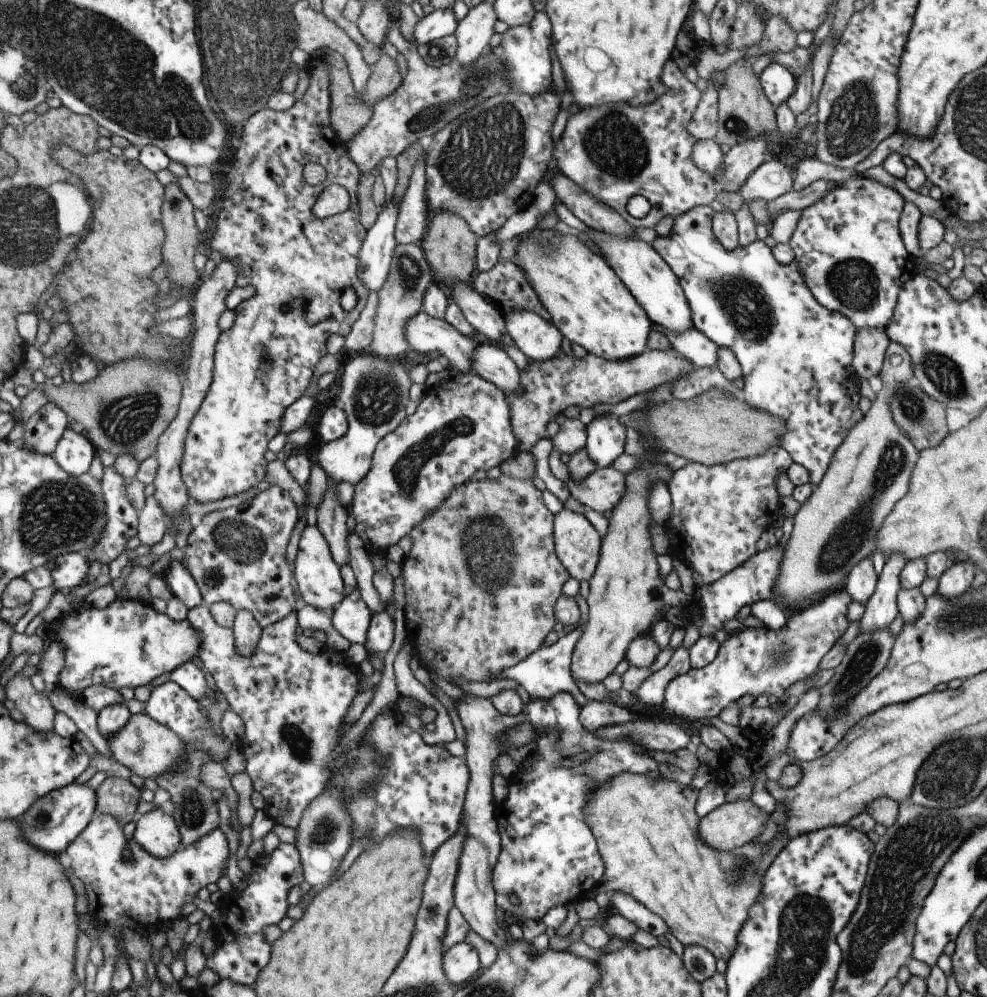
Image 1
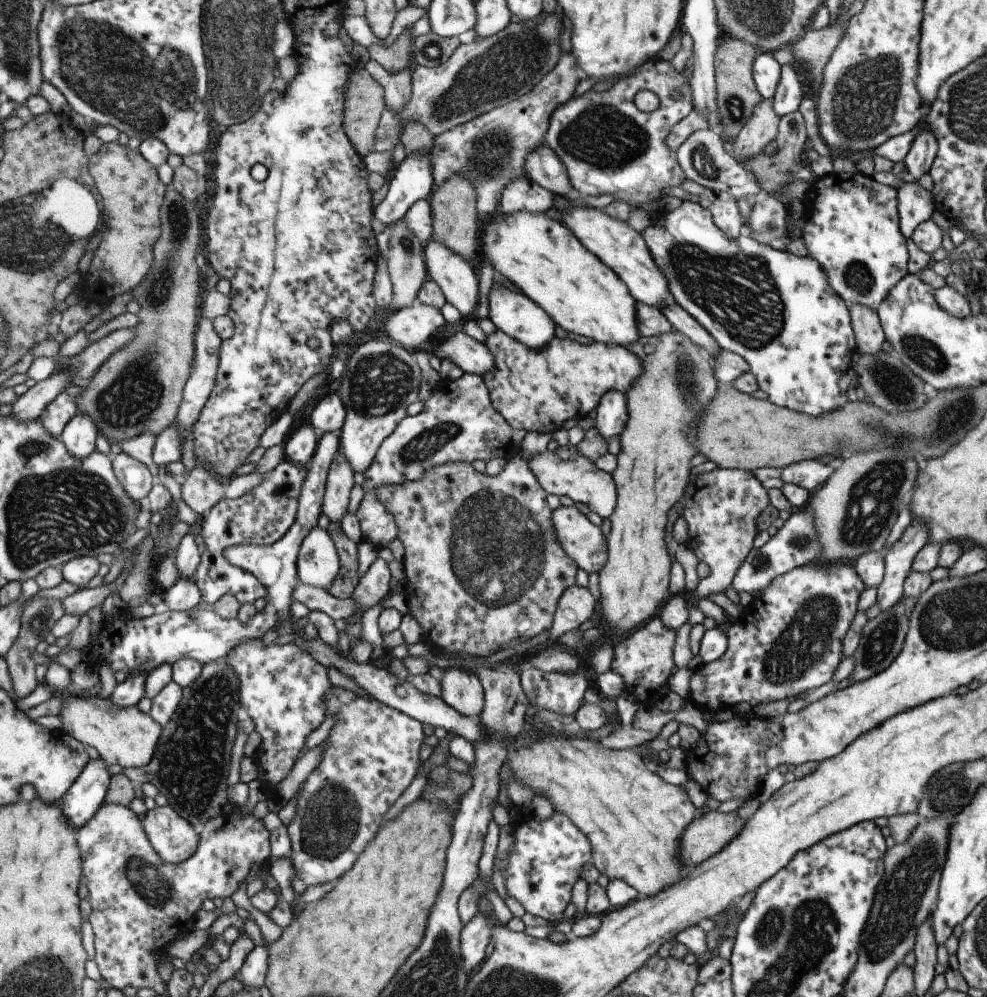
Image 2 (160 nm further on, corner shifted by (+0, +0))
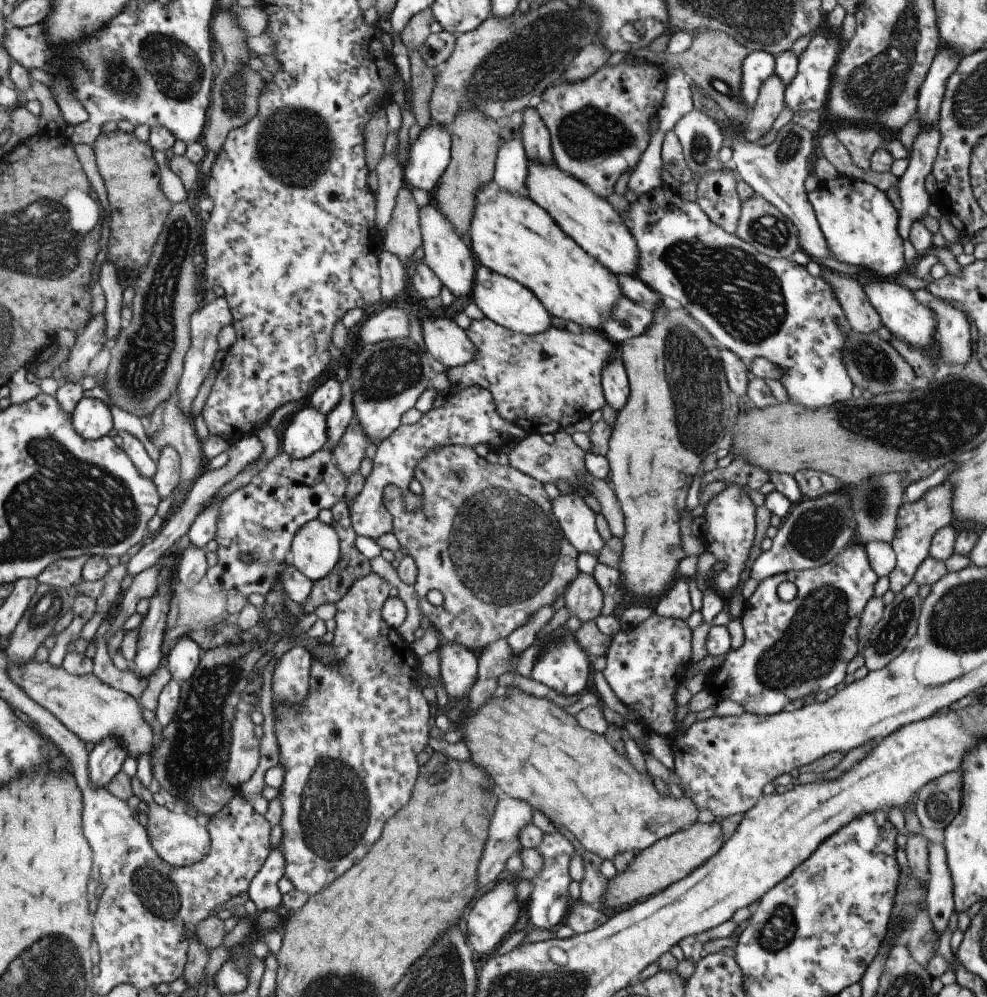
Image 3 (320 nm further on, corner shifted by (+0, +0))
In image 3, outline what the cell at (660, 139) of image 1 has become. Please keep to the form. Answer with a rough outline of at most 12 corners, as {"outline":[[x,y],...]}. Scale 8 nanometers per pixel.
{"outline":[[600,66],[535,109],[552,162],[603,199],[648,145],[664,66]]}

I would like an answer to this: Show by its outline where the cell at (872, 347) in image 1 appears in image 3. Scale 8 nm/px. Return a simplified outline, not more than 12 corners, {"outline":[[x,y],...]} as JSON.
{"outline":[[822,267],[851,330],[882,324],[857,279]]}

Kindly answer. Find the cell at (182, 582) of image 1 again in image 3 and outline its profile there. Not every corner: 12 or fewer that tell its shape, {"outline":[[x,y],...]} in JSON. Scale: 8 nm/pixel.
{"outline":[[217,497],[193,519],[187,538],[205,549],[214,538],[223,500]]}

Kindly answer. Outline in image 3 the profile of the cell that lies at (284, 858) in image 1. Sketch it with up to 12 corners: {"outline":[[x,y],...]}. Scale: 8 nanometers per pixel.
{"outline":[[267,860],[246,890],[257,912],[280,911],[279,862]]}

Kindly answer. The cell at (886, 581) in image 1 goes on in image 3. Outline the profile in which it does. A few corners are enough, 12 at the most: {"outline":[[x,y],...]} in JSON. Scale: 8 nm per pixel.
{"outline":[[952,484],[903,500],[890,540],[895,594],[912,581],[931,539],[952,521]]}

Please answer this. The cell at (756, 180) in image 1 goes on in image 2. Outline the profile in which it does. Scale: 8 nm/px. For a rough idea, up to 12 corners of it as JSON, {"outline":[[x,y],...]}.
{"outline":[[709,127],[676,148],[684,178],[734,199],[759,185]]}

